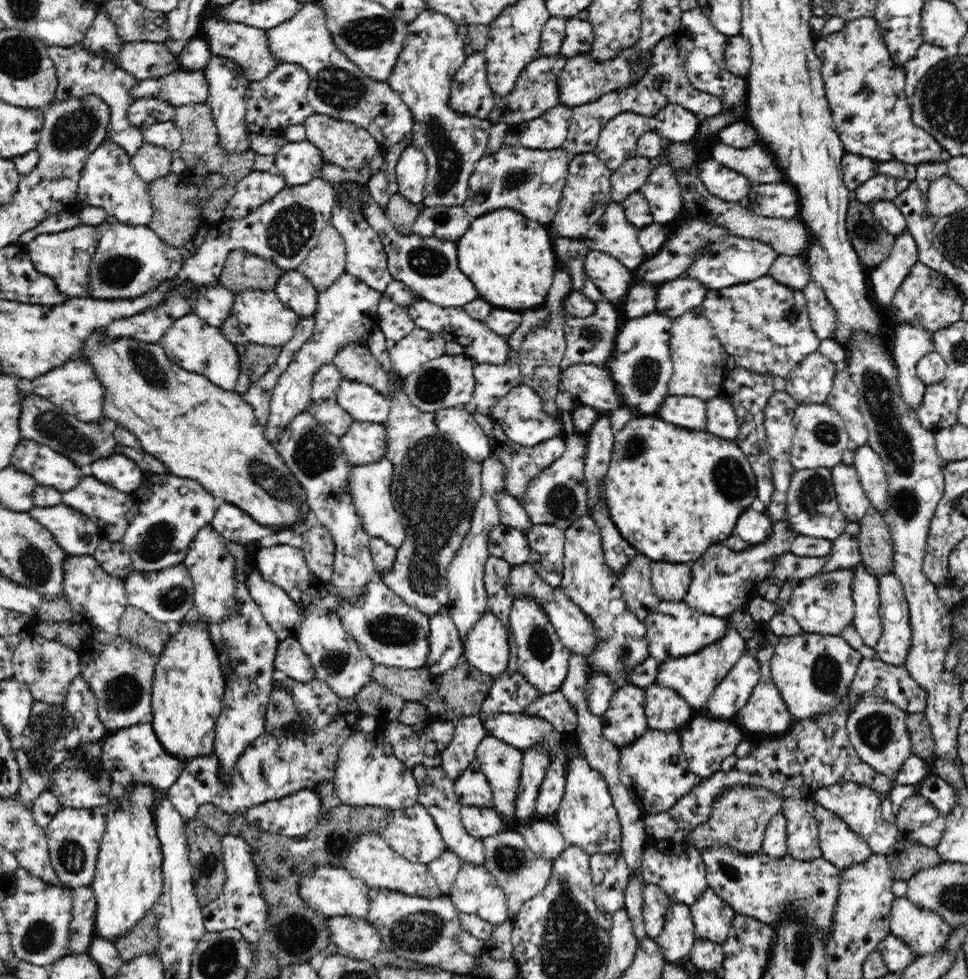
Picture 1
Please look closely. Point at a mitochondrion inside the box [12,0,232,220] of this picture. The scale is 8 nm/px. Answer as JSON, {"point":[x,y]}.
{"point":[74,130]}

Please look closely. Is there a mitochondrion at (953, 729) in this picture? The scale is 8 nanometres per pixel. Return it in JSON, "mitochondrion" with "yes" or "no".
{"mitochondrion":"no"}

